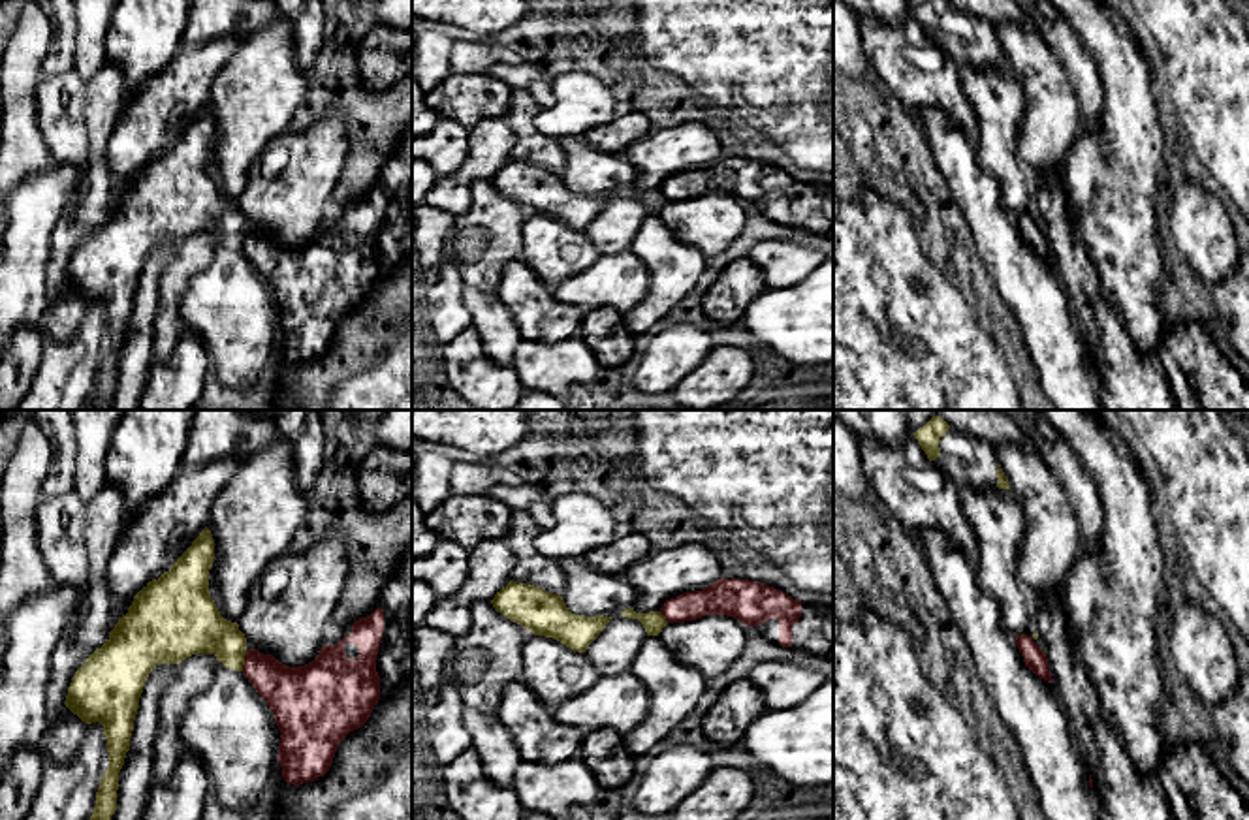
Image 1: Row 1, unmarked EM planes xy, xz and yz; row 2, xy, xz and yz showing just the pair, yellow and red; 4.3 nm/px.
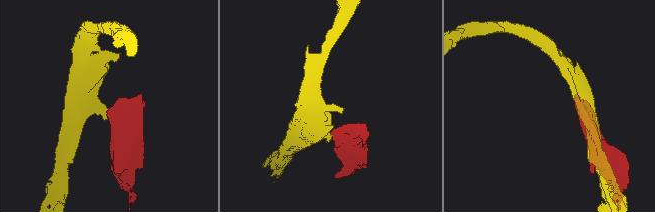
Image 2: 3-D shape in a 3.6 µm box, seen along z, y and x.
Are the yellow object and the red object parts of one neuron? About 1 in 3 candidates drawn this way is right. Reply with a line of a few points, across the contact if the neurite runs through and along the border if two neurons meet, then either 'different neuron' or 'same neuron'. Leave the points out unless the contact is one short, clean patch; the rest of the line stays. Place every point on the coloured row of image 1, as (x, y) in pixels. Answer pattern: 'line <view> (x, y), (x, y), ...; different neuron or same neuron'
line xy (247, 651), (241, 670); different neuron

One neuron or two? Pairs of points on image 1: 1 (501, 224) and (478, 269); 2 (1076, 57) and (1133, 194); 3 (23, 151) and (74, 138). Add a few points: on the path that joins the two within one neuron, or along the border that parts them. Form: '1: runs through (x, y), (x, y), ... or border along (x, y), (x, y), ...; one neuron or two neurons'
1: runs through (501, 236), (501, 247), (490, 258); one neuron
2: border along (1097, 70), (1103, 110), (1099, 123), (1090, 128); two neurons
3: border along (34, 102), (36, 125), (51, 160); two neurons

